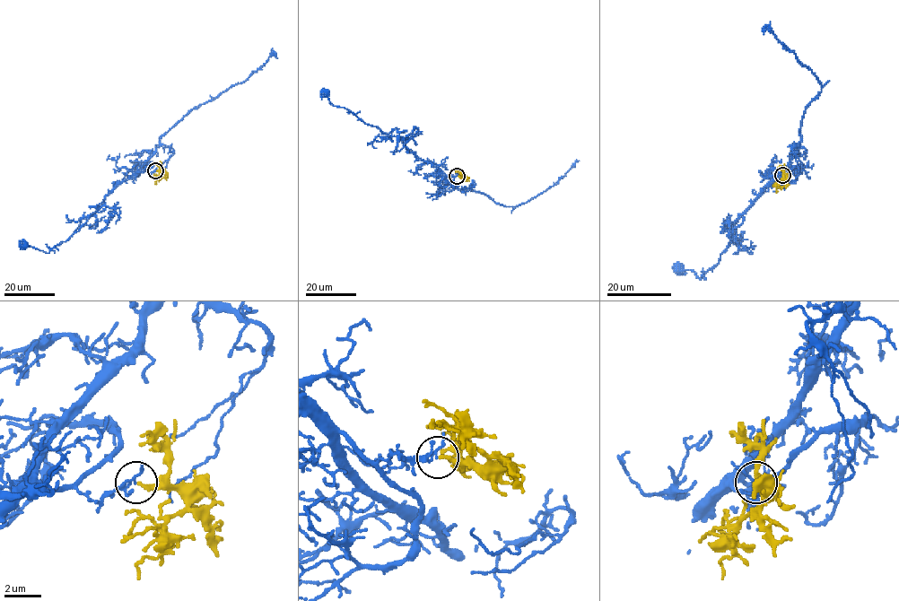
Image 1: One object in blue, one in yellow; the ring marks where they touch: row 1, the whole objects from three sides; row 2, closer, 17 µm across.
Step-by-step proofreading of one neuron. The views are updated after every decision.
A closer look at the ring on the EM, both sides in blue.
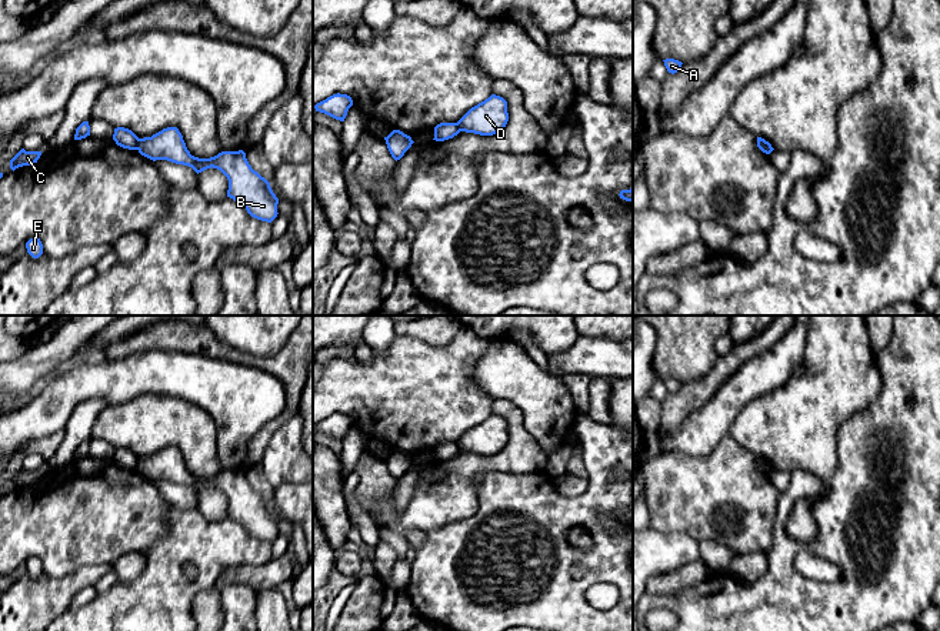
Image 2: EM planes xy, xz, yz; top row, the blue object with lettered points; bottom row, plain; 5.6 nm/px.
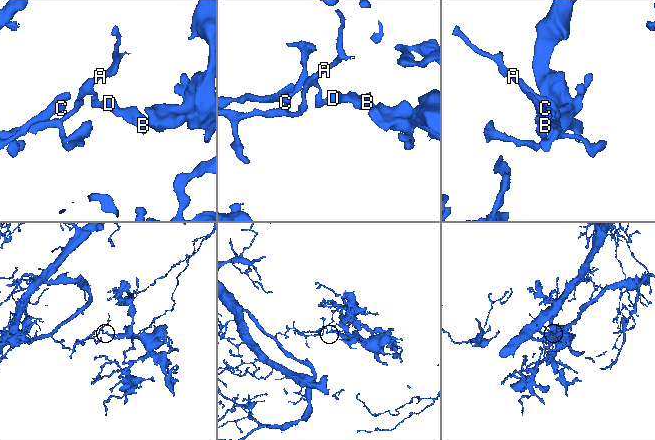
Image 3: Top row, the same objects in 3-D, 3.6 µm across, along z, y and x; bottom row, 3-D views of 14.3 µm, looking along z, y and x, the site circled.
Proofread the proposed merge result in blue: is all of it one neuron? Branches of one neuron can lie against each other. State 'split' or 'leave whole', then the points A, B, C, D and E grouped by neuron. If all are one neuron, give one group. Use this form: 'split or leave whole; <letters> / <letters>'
split; A C E / B D

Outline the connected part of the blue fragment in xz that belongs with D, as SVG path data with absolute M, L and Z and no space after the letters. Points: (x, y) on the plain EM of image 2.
M491 414L484 421L471 427L457 444L460 451L493 455L501 451L507 441L507 421L500 415Z

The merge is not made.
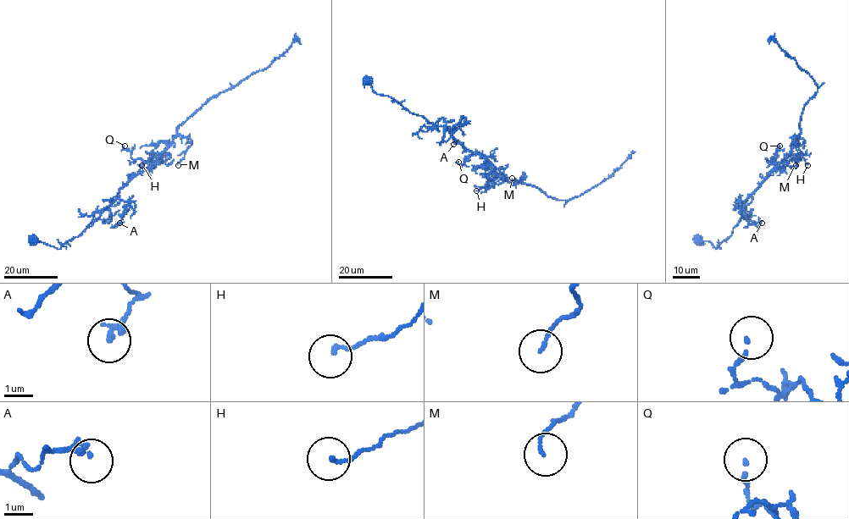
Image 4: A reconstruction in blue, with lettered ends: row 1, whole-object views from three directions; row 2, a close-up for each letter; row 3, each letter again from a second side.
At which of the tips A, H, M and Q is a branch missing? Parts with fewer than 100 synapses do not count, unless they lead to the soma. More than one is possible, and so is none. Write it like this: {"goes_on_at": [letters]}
{"goes_on_at": []}

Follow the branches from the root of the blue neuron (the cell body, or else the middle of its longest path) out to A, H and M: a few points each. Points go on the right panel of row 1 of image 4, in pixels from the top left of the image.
A: (790, 152), (745, 201), (735, 204), (751, 223), (762, 223)
H: (790, 152), (782, 162), (801, 153), (800, 157), (807, 165)
M: (790, 152), (799, 135), (793, 139), (799, 157), (796, 165)

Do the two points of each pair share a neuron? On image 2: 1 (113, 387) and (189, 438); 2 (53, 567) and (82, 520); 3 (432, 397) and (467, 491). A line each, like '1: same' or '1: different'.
1: different
2: same
3: different

